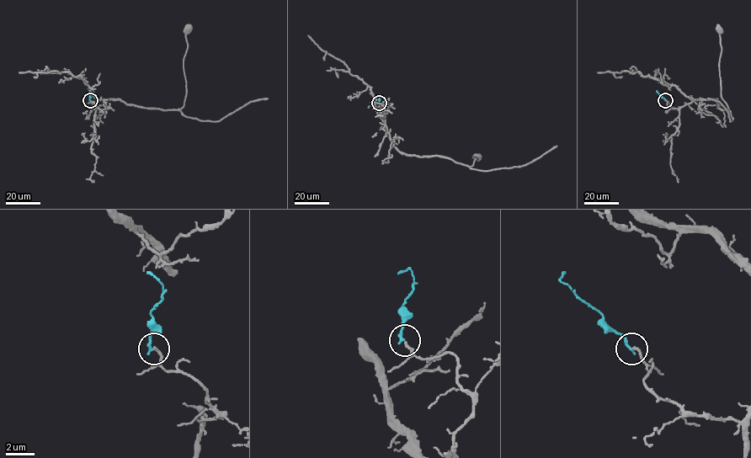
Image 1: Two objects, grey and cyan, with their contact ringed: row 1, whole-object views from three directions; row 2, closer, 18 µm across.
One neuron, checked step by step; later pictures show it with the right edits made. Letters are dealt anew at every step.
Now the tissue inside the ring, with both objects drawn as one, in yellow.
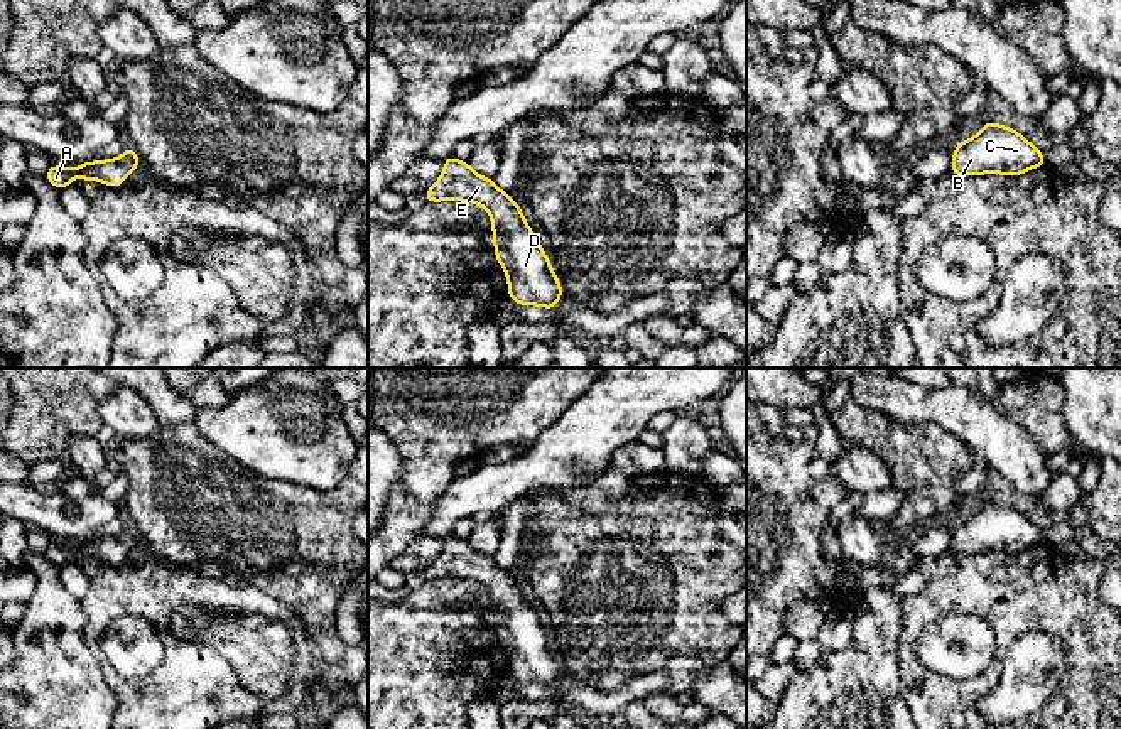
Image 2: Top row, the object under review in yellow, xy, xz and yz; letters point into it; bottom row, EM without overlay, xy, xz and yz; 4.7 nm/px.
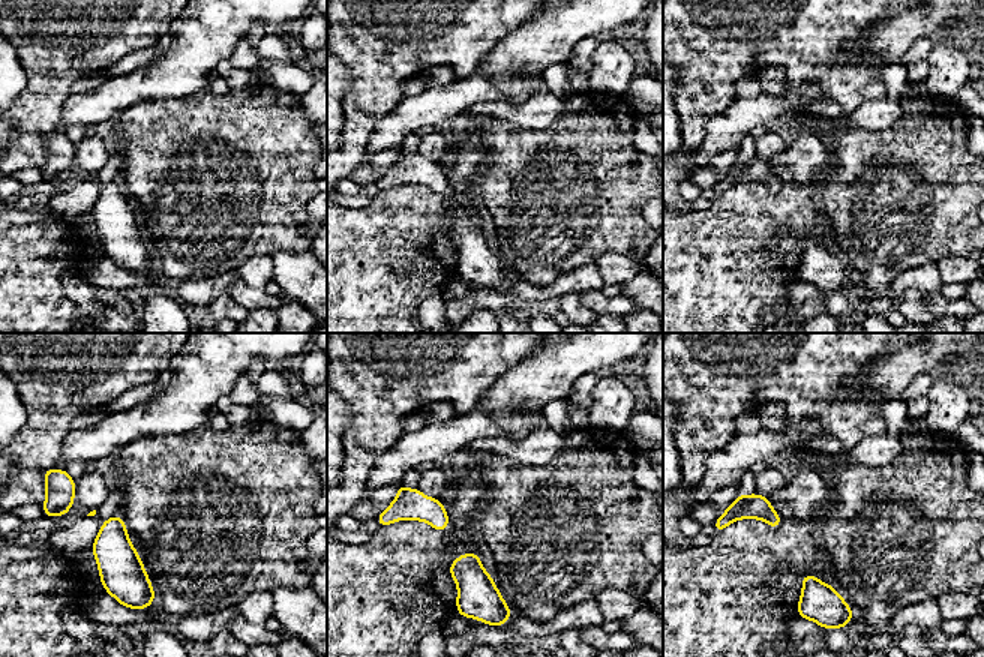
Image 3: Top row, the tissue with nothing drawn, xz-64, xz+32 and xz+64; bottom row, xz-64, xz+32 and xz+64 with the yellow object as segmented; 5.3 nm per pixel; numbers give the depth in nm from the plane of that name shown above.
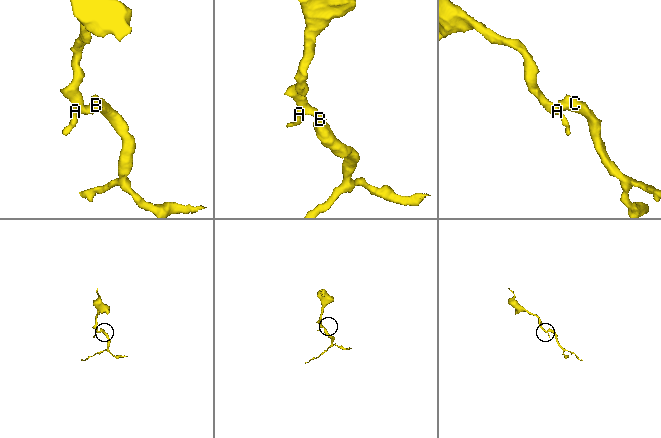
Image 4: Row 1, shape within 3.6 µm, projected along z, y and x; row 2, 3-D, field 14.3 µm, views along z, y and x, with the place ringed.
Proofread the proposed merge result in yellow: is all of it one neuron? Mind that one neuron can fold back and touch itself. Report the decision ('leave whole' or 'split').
leave whole

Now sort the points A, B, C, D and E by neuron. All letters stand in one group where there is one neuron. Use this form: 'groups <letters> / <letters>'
groups A B C D E

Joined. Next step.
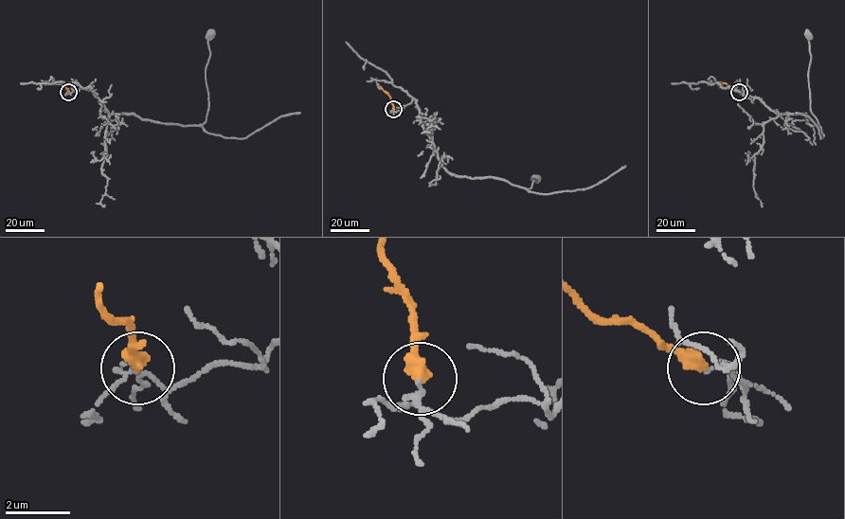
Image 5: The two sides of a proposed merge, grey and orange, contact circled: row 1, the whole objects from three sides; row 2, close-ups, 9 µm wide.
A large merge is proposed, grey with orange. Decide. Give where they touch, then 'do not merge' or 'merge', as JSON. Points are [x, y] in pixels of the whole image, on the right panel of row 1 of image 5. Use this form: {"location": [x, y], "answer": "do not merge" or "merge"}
{"location": [739, 92], "answer": "do not merge"}

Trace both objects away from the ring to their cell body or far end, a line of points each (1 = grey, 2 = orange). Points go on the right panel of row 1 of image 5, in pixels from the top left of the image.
1: (739, 91), (758, 98), (778, 114), (805, 114), (807, 123), (818, 124), (810, 107), (808, 34)
2: (739, 91), (716, 81)

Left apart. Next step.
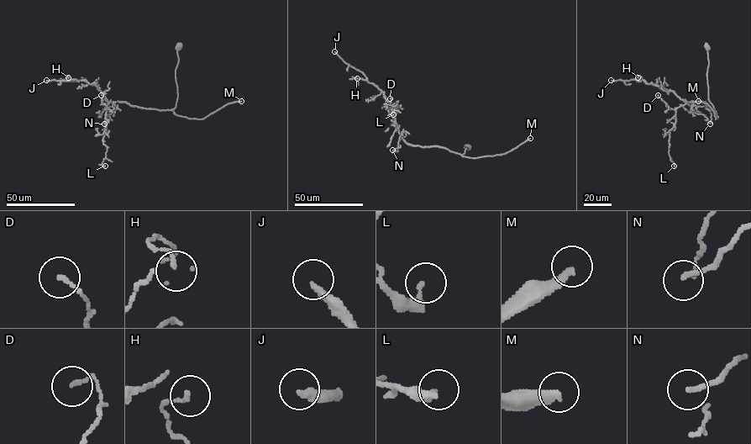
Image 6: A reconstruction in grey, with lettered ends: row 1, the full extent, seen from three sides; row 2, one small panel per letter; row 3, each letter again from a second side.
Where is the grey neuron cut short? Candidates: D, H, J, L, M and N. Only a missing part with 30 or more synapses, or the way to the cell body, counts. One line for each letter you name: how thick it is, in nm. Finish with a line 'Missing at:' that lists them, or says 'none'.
J: 240 nm thick
M: 260 nm thick
Missing at: J, M

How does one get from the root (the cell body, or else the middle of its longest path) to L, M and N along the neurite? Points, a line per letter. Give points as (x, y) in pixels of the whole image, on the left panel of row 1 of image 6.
L: (179, 46), (173, 108), (118, 102), (107, 106), (105, 166)
M: (179, 46), (175, 71), (177, 97), (175, 107), (171, 109), (176, 114), (203, 119), (228, 103), (241, 101)
N: (179, 46), (175, 107), (158, 110), (112, 102), (115, 108), (104, 124)

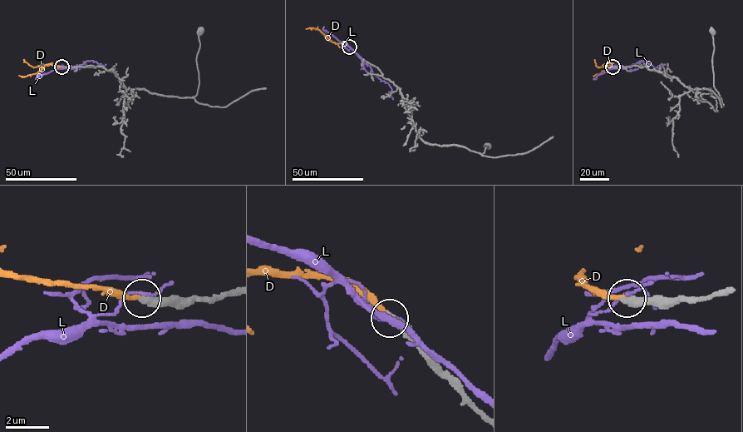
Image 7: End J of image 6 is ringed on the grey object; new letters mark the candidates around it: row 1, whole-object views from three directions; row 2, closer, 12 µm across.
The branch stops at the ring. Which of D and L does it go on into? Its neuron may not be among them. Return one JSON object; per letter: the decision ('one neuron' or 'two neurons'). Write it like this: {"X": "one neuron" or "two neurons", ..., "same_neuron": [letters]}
{"D": "one neuron", "L": "two neurons", "same_neuron": ["D"]}

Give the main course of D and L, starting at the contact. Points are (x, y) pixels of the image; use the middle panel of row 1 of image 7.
D: (349, 47), (330, 41), (319, 30), (306, 29)
L: (349, 47), (375, 75), (388, 83), (393, 99)

